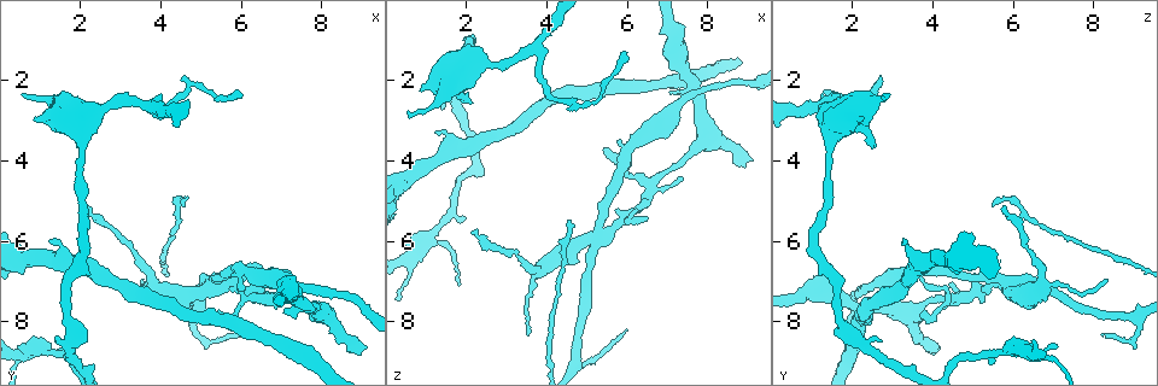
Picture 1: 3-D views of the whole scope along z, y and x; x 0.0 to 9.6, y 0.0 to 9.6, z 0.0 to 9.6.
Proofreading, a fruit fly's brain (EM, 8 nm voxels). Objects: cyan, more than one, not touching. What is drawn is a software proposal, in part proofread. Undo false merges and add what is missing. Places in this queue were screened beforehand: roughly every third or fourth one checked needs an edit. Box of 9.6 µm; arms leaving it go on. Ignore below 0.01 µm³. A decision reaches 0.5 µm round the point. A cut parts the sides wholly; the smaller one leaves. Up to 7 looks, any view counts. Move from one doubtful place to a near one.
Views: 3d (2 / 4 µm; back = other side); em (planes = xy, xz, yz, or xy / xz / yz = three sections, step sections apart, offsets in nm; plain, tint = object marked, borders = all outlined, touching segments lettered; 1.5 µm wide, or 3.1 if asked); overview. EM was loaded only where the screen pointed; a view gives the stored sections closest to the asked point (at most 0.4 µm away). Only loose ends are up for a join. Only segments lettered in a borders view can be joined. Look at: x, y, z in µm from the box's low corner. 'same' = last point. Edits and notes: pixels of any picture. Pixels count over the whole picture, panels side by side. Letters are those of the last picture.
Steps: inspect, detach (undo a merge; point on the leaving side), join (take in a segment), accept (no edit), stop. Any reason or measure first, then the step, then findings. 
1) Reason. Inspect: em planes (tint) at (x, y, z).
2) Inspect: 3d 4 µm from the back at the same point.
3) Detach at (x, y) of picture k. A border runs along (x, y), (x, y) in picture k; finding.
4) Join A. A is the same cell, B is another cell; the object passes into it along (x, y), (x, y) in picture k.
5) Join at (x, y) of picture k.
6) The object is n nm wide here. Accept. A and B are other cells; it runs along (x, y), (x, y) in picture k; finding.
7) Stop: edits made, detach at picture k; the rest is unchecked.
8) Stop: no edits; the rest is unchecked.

Arms part here. Inspect: em xy step 4 (tint) at (1.50, 6.45, 3.80).

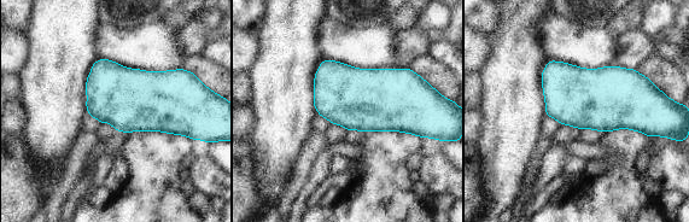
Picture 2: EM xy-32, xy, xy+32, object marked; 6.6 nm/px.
Inspect: em xy step 4 (borders) at the same point.

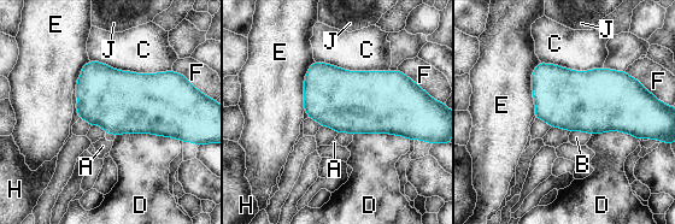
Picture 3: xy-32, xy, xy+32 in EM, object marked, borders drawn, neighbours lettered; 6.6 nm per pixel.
The object is 400 nm wide here. Accept. A, B, C, D, E, F, H and J are other cells; a border runs along (91, 60), (134, 72), (171, 71) in picture 3; all the same cell.

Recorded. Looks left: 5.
Thin arm on a thick one. Inspect: 3d 2 µm at (6.05, 6.80, 3.75).

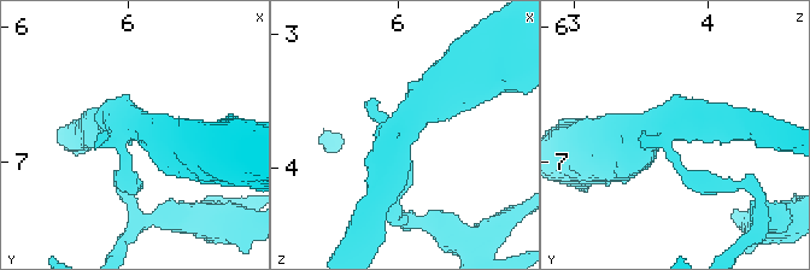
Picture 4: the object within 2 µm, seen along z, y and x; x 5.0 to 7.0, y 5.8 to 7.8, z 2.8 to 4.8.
3 arms meet here. Inspect: em planes (tint) at (6.04, 6.74, 3.70).

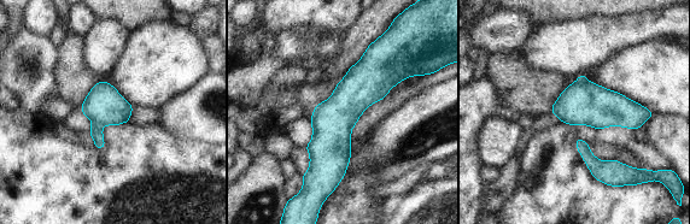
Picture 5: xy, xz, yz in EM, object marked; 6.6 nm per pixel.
What lies round it. Inspect: em planes (borders) at the same point.

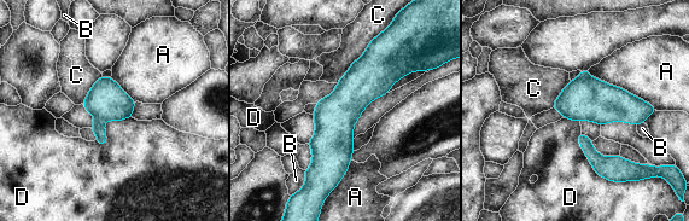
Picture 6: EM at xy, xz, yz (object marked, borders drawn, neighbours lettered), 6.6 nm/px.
The longest contact is with A, 550 nm. Detach at (106, 99) of picture 6. A, B, C and D are other cells; a border runs along (94, 116), (104, 121) in picture 6; two cells meet here.

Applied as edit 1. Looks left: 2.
Redraw. Inspect: overview.

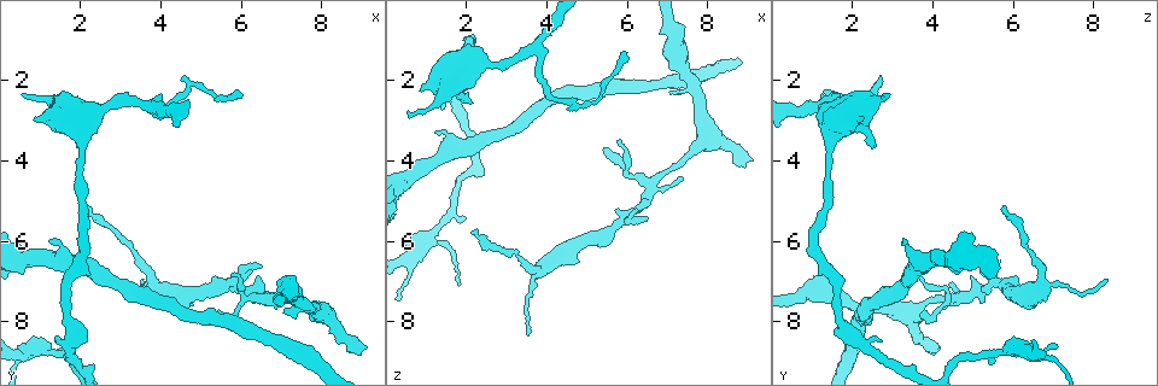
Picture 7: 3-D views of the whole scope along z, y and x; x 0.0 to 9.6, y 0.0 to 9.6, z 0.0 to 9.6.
Free end. Inspect: em planes (borders) at (9.10, 8.70, 4.05).

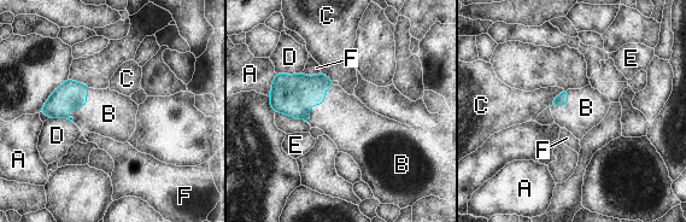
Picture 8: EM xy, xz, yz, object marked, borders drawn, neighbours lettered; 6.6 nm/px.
Join B. B is the same cell, A, C, D, E and F are other cells; the object passes into it along (291, 94), (317, 104), (342, 117) in picture 8; the cell continues.

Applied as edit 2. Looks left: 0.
Stop: edits made, detach at picture 6, join at picture 8; the rest is unchecked.

